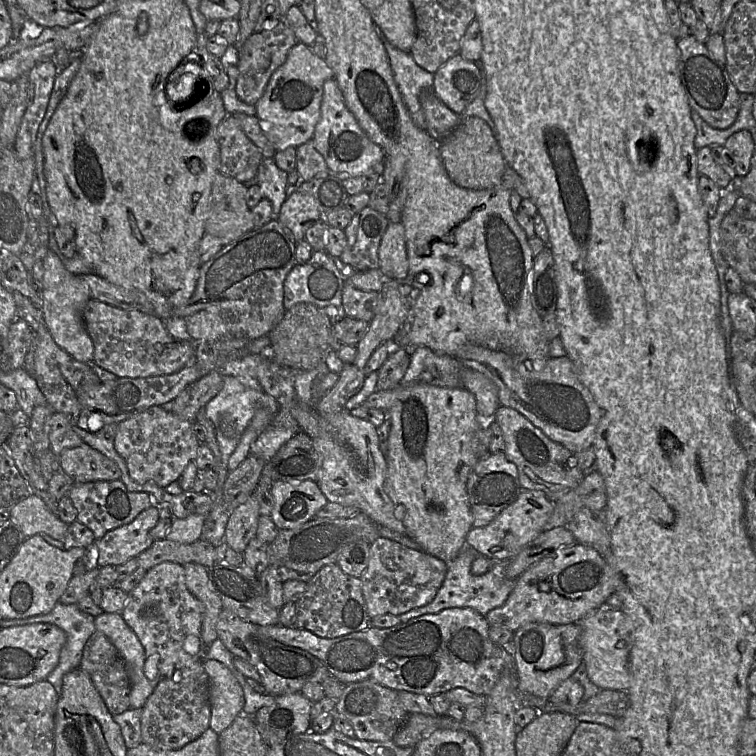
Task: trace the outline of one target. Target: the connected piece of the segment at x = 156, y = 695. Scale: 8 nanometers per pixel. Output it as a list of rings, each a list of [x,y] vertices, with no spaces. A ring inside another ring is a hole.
[[[204,661],[176,670],[172,679],[160,679],[142,711],[143,743],[155,750],[178,750],[196,740],[210,726],[210,681]]]

